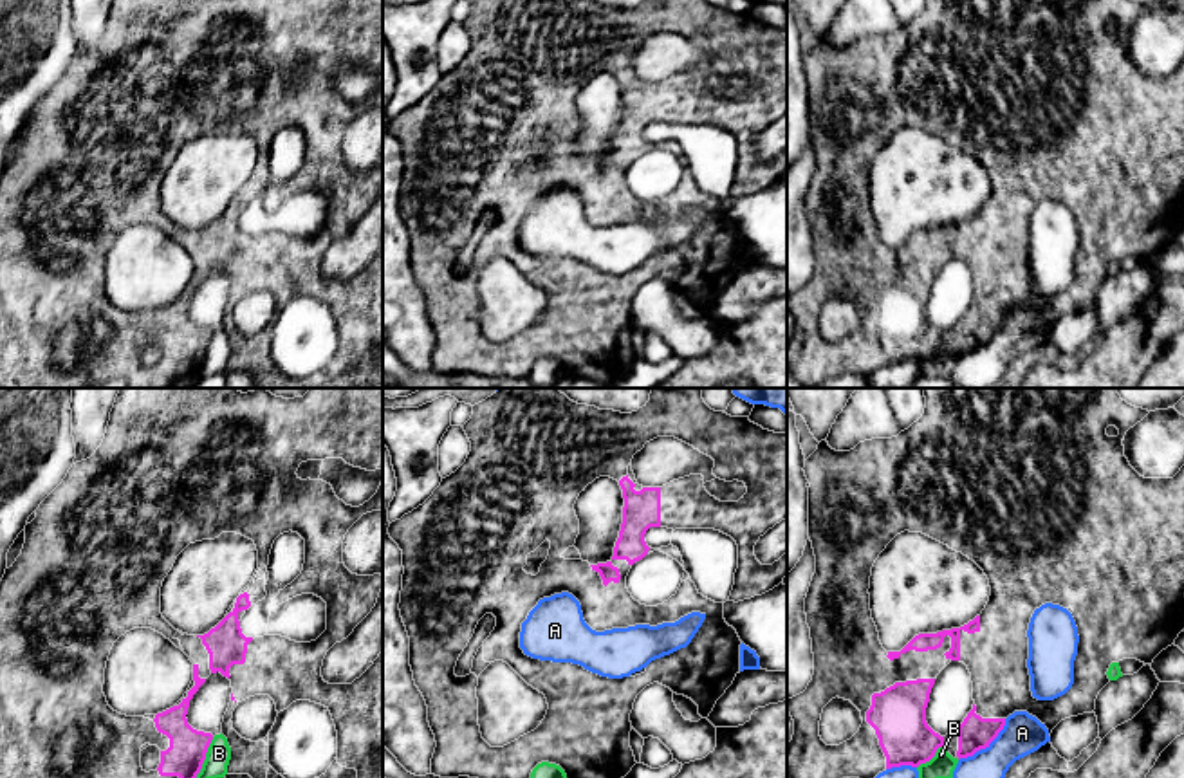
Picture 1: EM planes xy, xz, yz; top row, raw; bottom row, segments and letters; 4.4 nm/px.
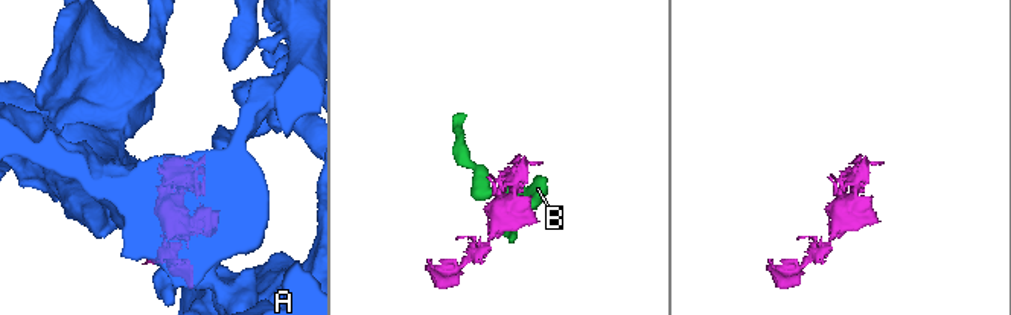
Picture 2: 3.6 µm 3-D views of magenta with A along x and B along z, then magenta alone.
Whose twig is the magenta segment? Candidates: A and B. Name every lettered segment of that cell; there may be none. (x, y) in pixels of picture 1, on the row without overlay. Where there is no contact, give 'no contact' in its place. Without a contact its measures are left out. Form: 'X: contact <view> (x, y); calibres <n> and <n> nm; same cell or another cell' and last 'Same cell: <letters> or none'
A: contact yz (986, 342); calibres 150 and 190 nm; another cell
B: contact xy (204, 354); calibres 170 and 110 nm; another cell
Same cell: none

